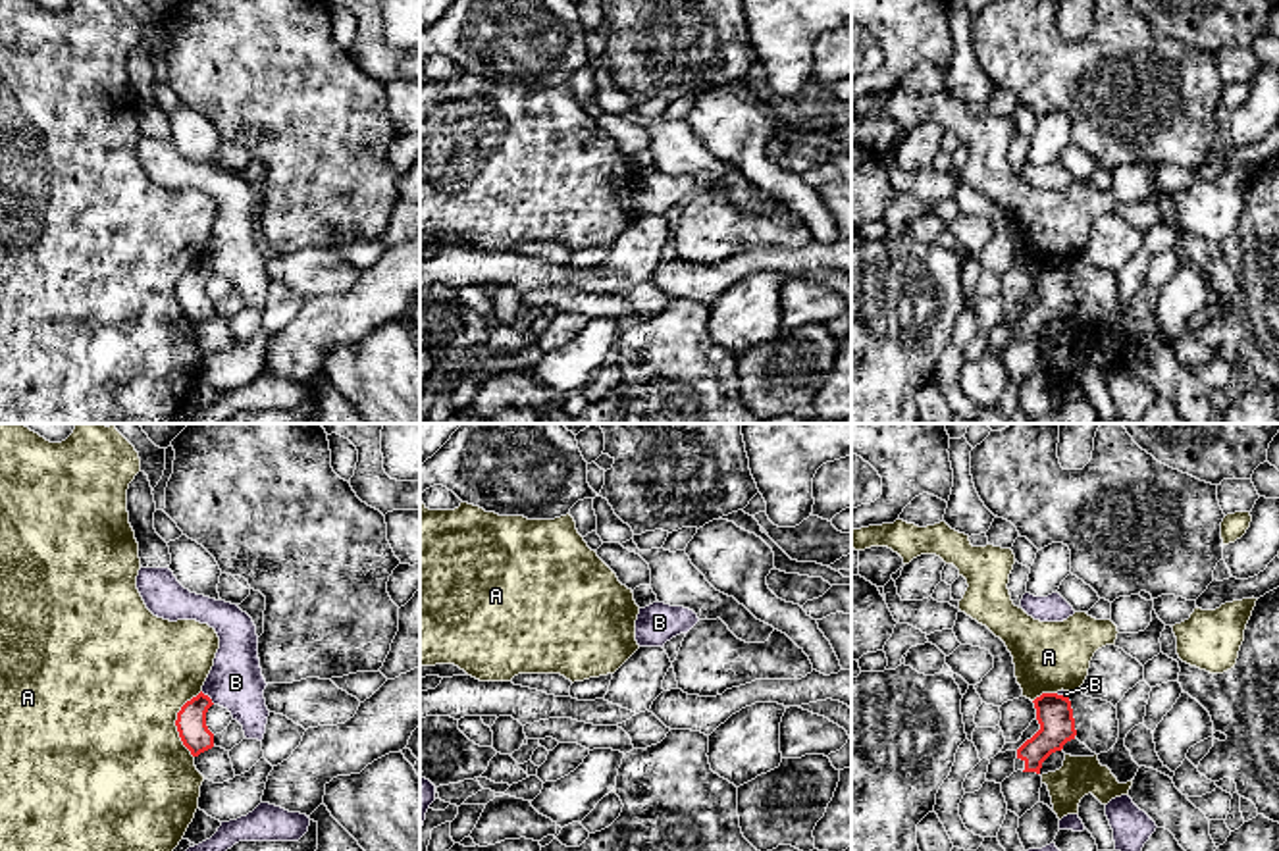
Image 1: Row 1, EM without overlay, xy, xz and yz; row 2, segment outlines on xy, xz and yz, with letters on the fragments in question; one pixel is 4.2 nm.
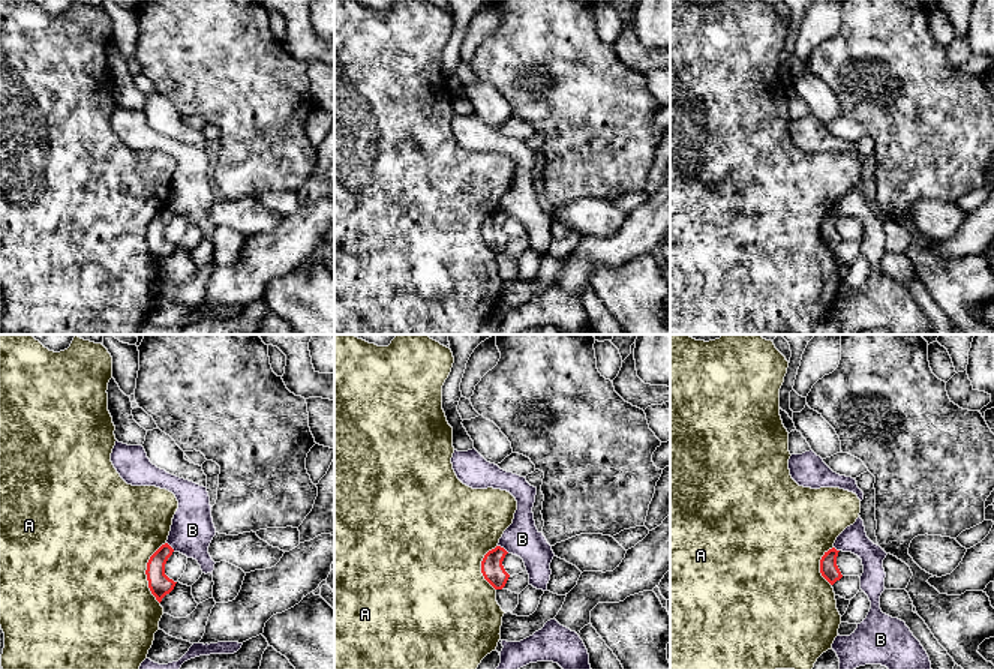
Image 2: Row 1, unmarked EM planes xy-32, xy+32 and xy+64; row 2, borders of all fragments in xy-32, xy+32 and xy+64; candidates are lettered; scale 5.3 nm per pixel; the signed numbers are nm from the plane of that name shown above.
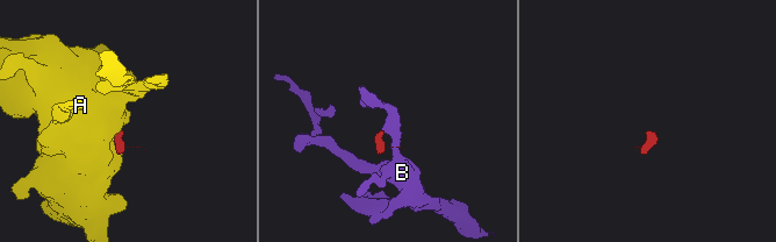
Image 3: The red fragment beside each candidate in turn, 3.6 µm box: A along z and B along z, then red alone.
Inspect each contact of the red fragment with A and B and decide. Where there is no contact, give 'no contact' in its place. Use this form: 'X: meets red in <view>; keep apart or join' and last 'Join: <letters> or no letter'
A: meets red in xy; keep apart
B: meets red in xy; keep apart
Join: no letter

